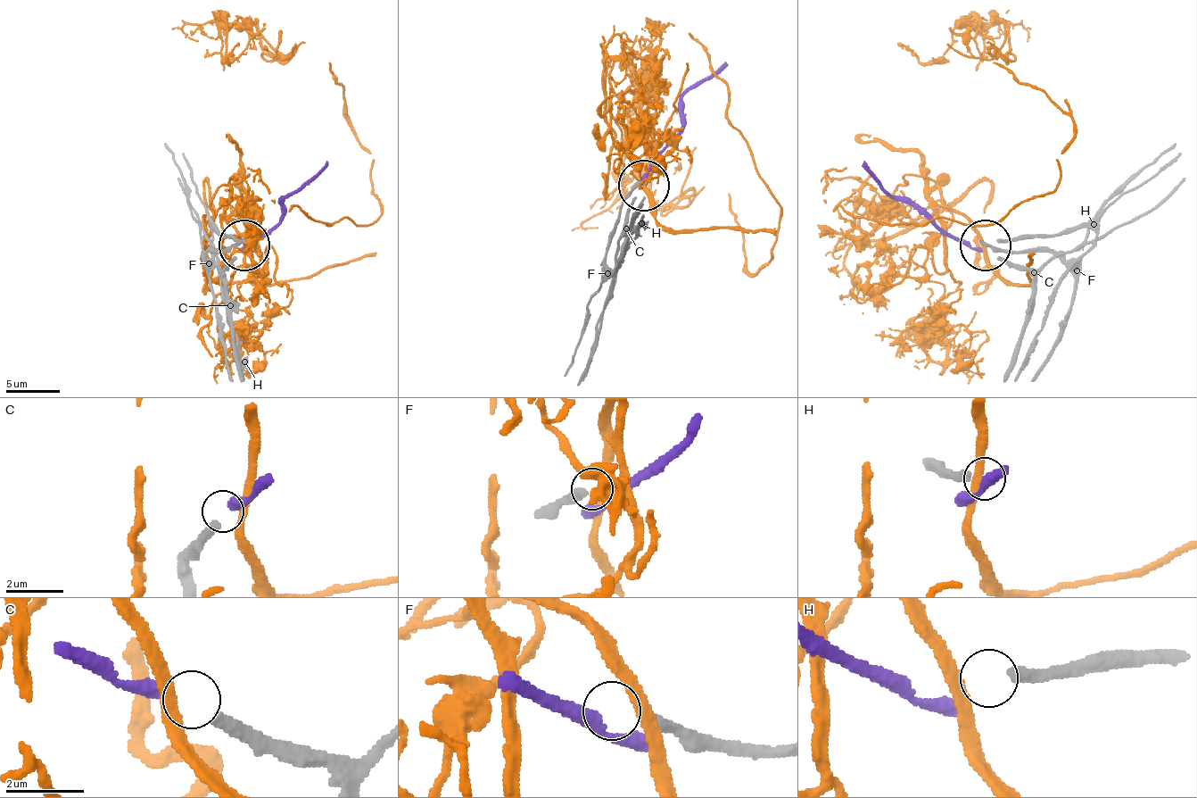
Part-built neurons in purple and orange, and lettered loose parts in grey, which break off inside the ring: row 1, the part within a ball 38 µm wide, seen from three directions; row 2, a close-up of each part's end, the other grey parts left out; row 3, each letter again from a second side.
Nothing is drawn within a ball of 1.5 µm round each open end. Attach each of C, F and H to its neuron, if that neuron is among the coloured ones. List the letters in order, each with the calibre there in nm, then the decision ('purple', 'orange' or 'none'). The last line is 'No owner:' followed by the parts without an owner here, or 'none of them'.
C: calibre 280 nm; purple
F: calibre 280 nm; none
H: calibre 240 nm; none
No owner: F, H

